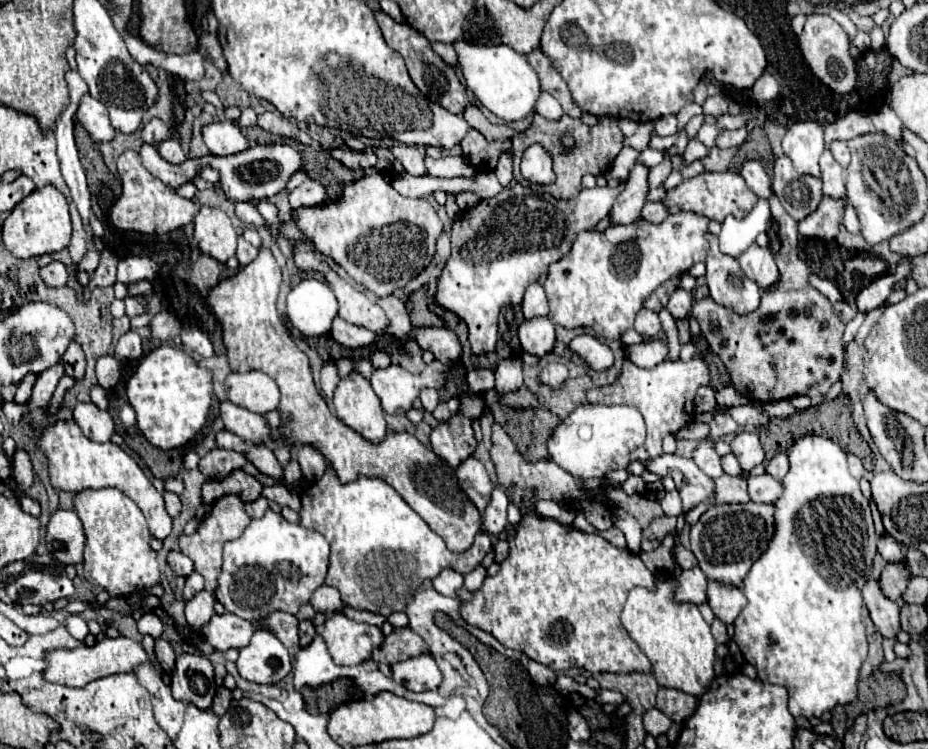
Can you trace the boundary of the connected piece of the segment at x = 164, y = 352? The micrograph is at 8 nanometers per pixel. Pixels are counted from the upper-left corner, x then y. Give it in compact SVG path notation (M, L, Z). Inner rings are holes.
M161 346L143 358L127 384L127 396L137 414L137 424L143 436L153 446L171 450L187 444L205 426L213 398L211 372L197 366L181 348Z

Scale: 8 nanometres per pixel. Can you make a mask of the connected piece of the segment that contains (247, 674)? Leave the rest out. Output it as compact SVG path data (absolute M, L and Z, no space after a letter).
M259 630L249 646L239 650L235 664L241 678L249 682L279 684L291 672L291 654L273 634Z

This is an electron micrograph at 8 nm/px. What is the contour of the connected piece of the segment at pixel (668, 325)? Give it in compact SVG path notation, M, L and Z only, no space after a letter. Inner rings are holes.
M661 310L659 312L659 316L661 316L661 322L663 322L663 330L665 330L665 334L667 334L667 342L669 342L669 360L679 360L679 348L681 348L681 344L679 344L679 340L677 340L677 326L675 326L675 318L665 310Z

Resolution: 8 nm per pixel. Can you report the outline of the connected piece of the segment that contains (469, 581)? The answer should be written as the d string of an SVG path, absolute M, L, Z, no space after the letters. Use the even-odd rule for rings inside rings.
M477 566L477 570L473 570L465 576L463 586L465 586L465 590L477 590L483 584L483 580L485 580L485 568Z

